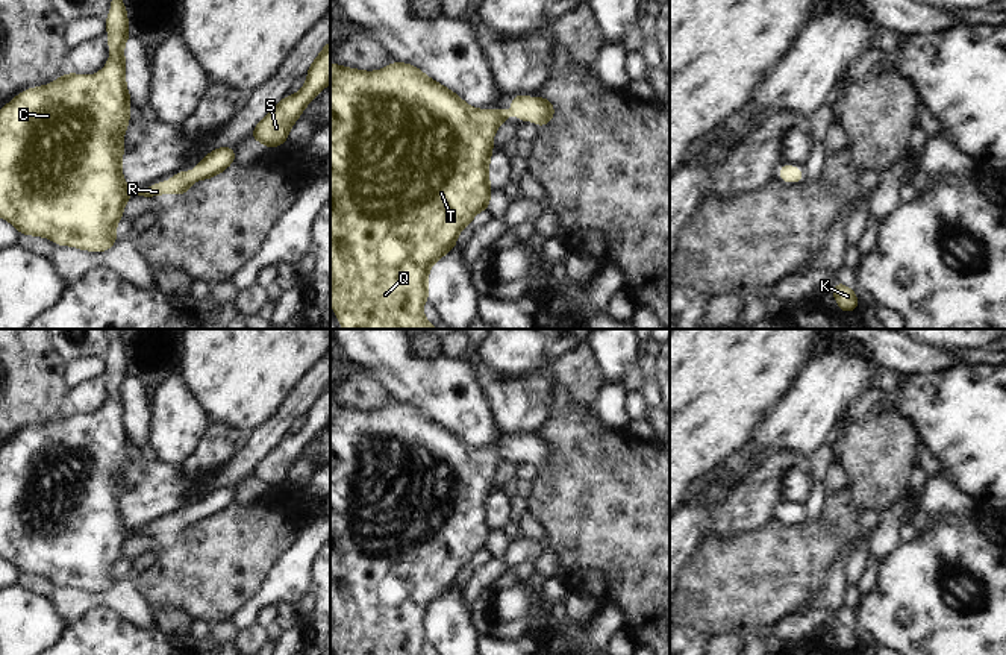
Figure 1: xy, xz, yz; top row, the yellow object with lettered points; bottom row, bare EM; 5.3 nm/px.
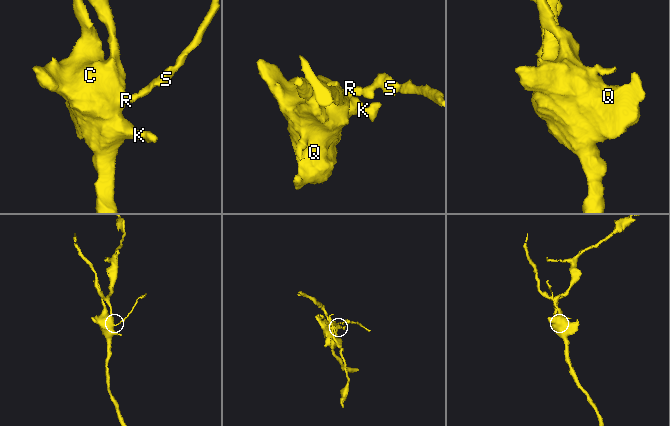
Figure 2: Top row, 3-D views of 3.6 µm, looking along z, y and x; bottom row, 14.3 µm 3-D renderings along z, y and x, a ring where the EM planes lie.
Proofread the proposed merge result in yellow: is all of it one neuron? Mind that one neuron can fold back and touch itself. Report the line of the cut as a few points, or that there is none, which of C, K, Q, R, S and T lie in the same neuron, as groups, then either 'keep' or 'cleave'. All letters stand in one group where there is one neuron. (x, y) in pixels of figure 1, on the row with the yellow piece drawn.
no cut; C K Q R S T; keep

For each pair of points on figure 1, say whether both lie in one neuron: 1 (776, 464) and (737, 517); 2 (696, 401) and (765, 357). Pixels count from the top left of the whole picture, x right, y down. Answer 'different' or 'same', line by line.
1: same
2: same

